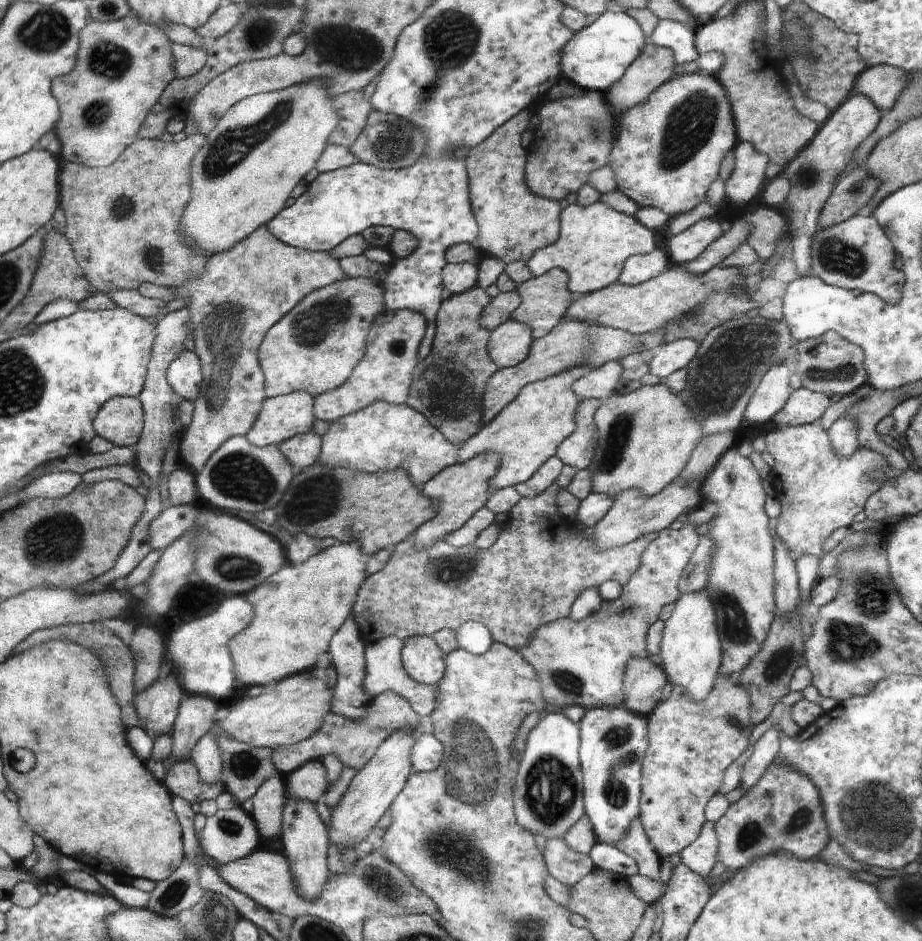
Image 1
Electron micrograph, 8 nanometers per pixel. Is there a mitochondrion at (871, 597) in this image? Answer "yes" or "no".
yes

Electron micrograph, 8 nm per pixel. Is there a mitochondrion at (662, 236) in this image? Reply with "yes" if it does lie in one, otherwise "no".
no

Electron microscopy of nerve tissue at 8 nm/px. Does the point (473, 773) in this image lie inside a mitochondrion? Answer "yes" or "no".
yes

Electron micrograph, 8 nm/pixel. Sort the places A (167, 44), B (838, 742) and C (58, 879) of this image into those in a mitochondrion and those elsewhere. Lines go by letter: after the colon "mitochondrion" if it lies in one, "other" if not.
A: other
B: other
C: other

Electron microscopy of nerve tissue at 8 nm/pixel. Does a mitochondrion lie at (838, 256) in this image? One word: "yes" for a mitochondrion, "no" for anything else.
yes

